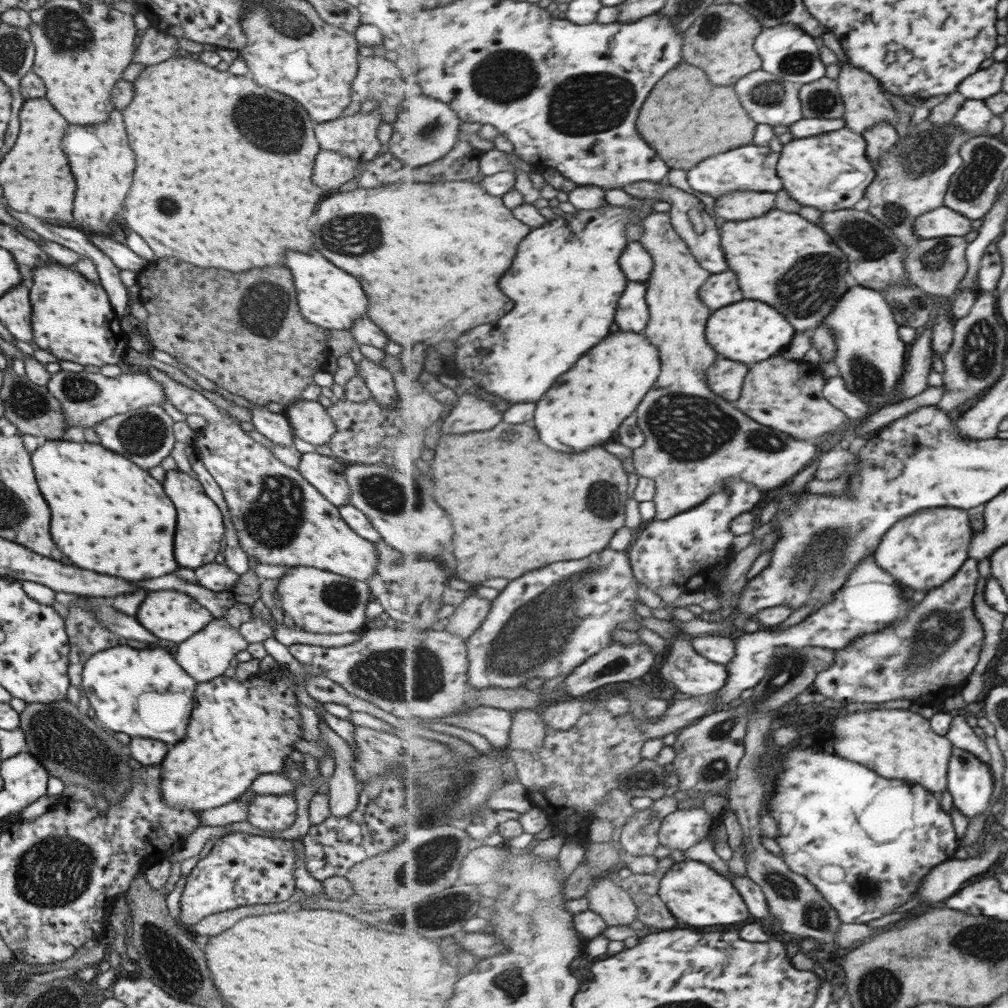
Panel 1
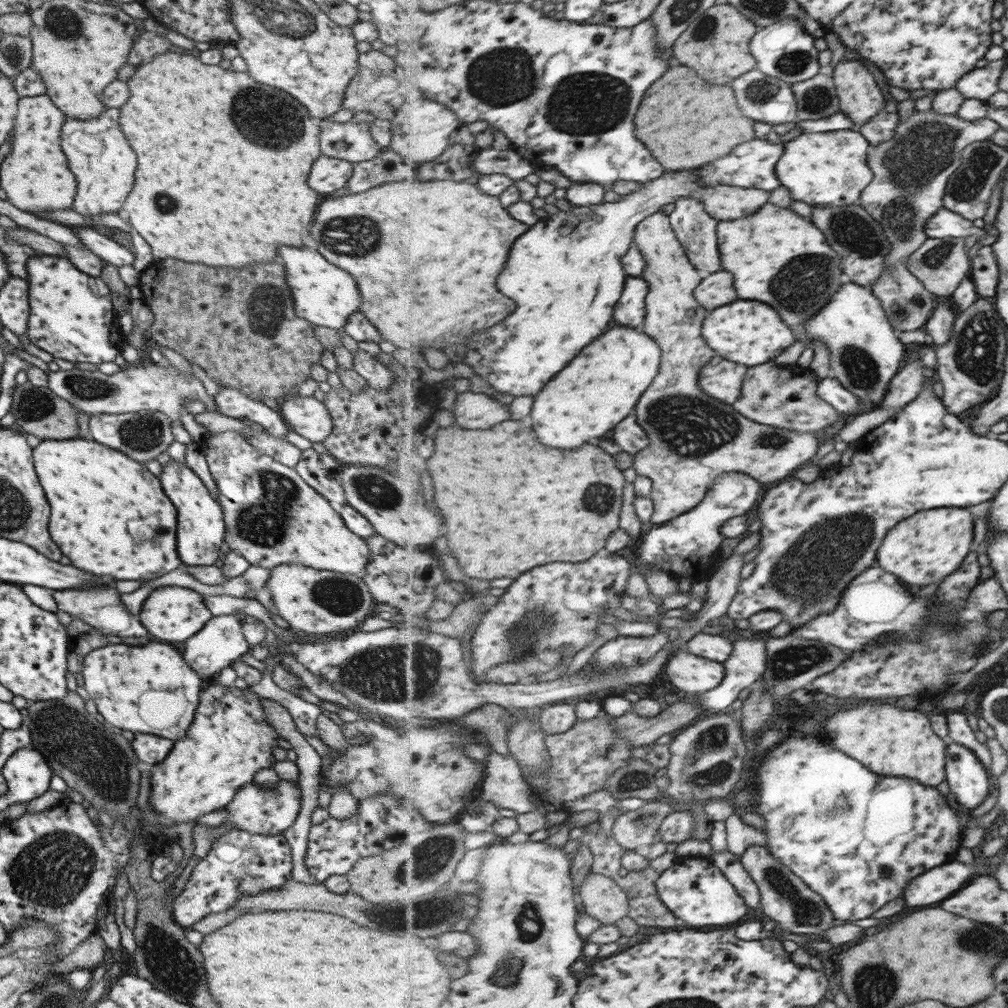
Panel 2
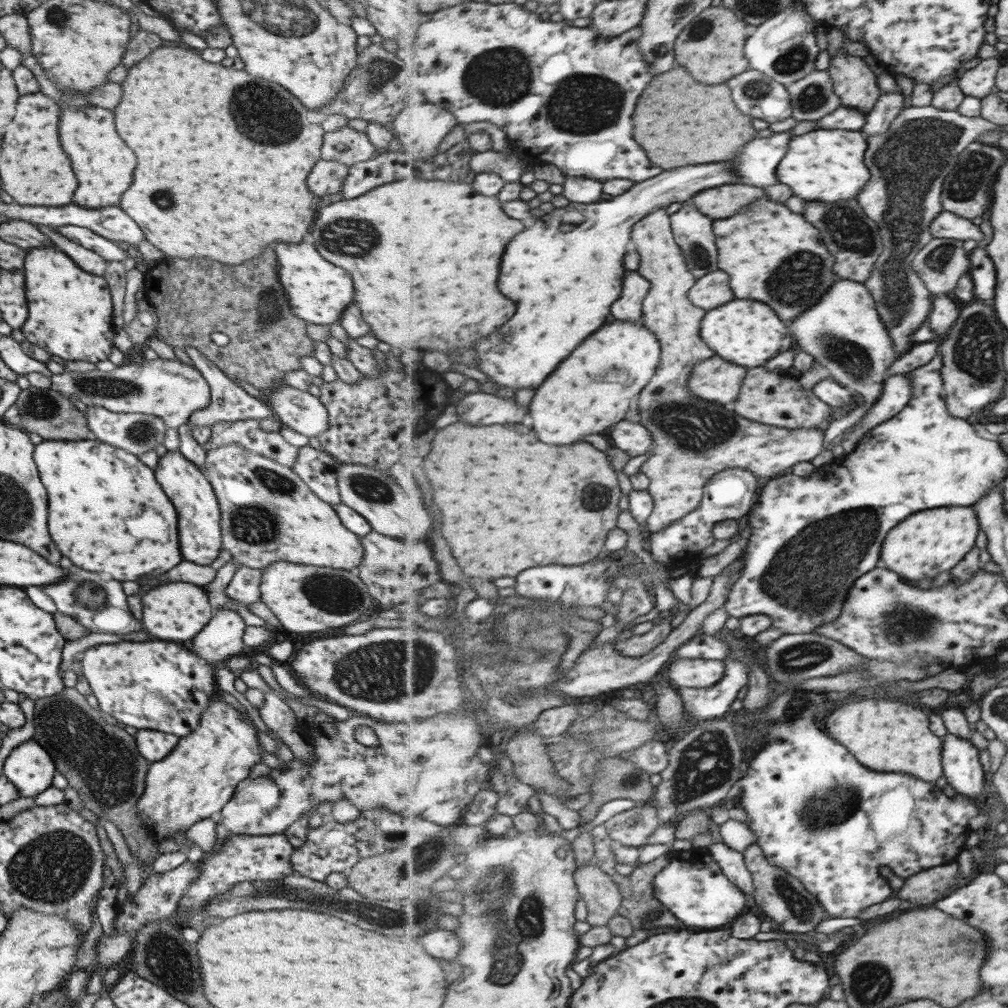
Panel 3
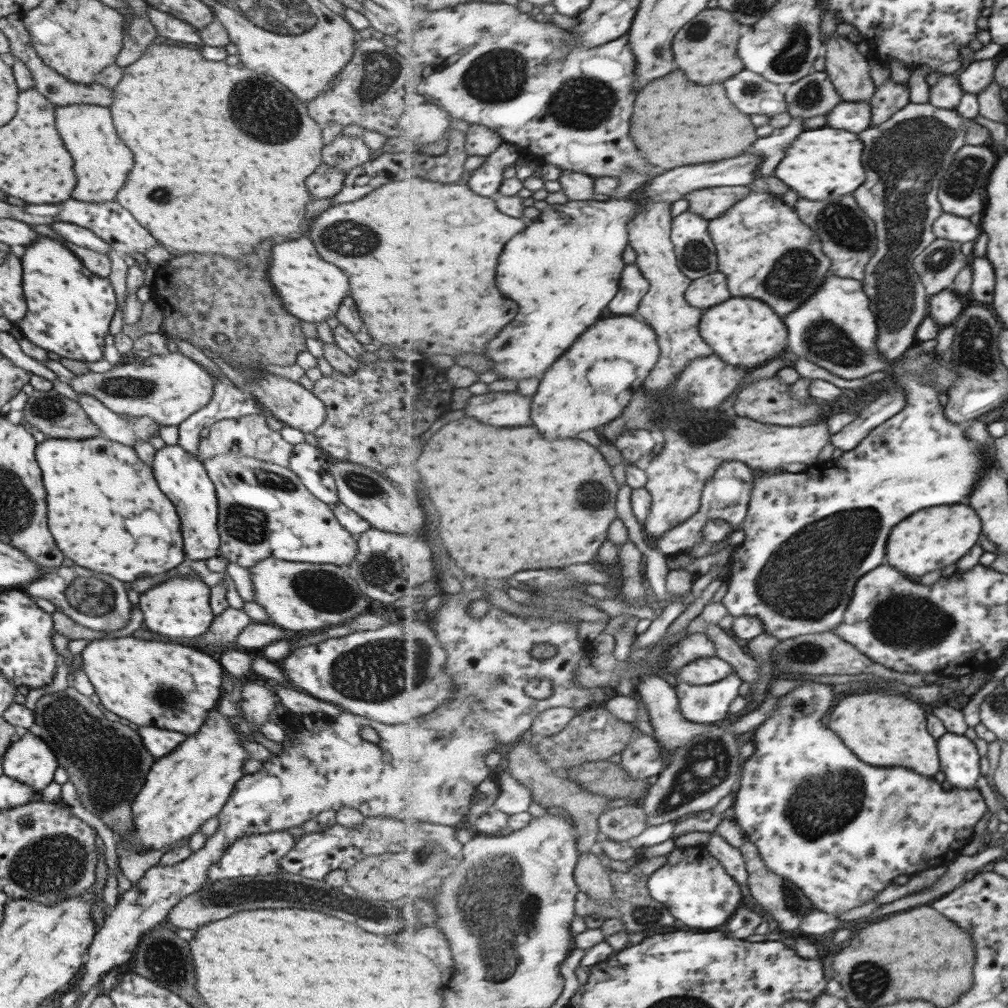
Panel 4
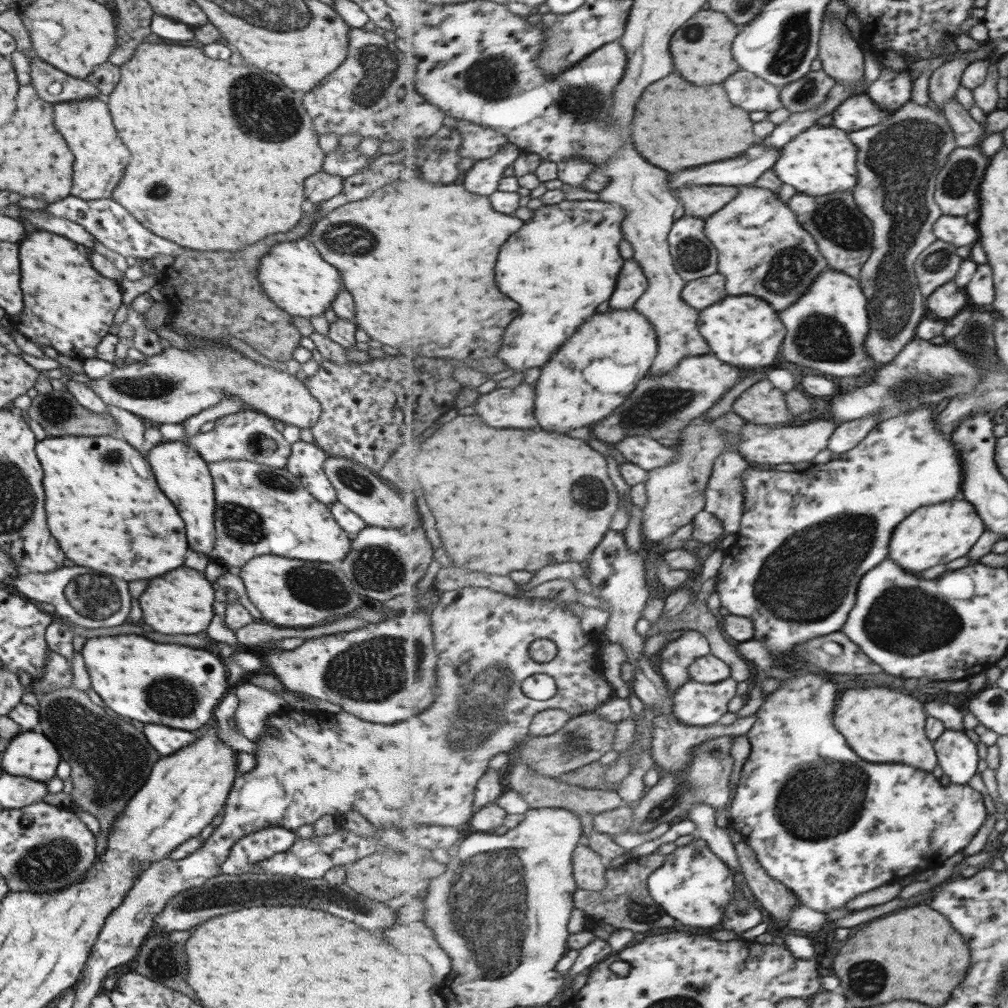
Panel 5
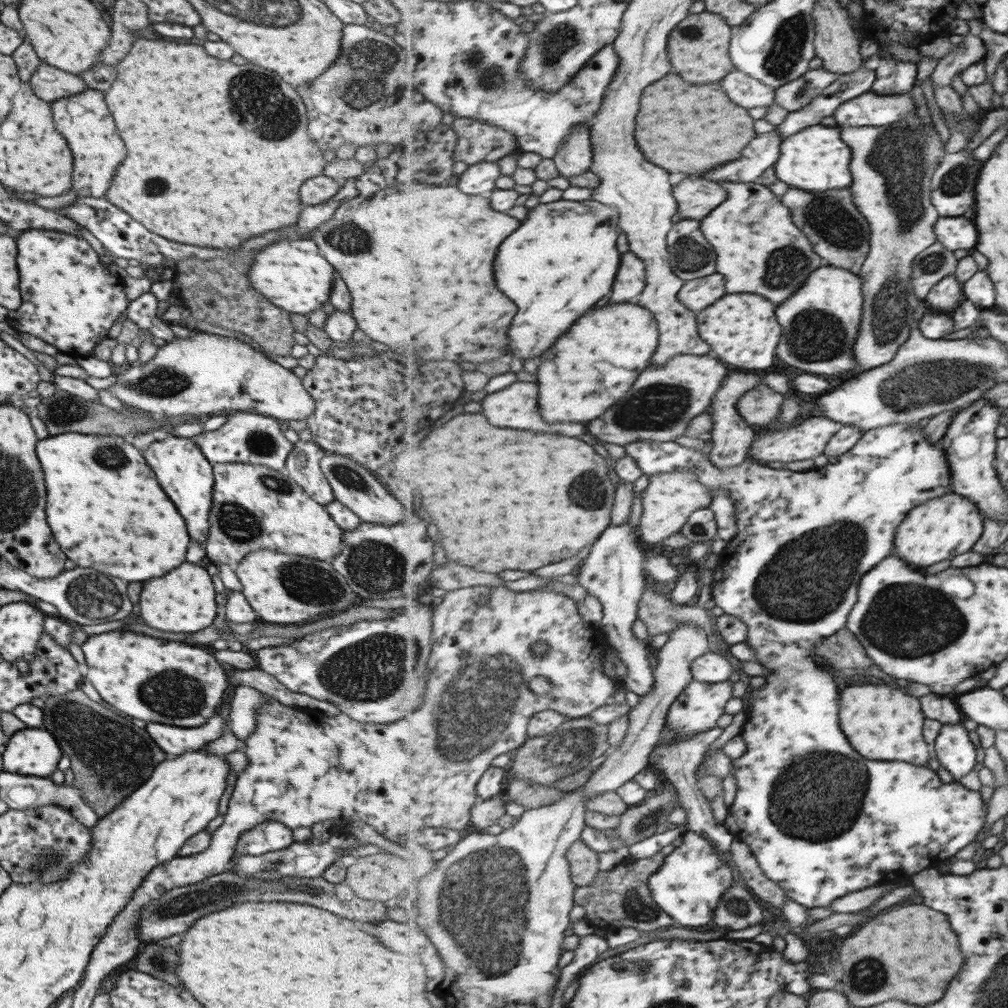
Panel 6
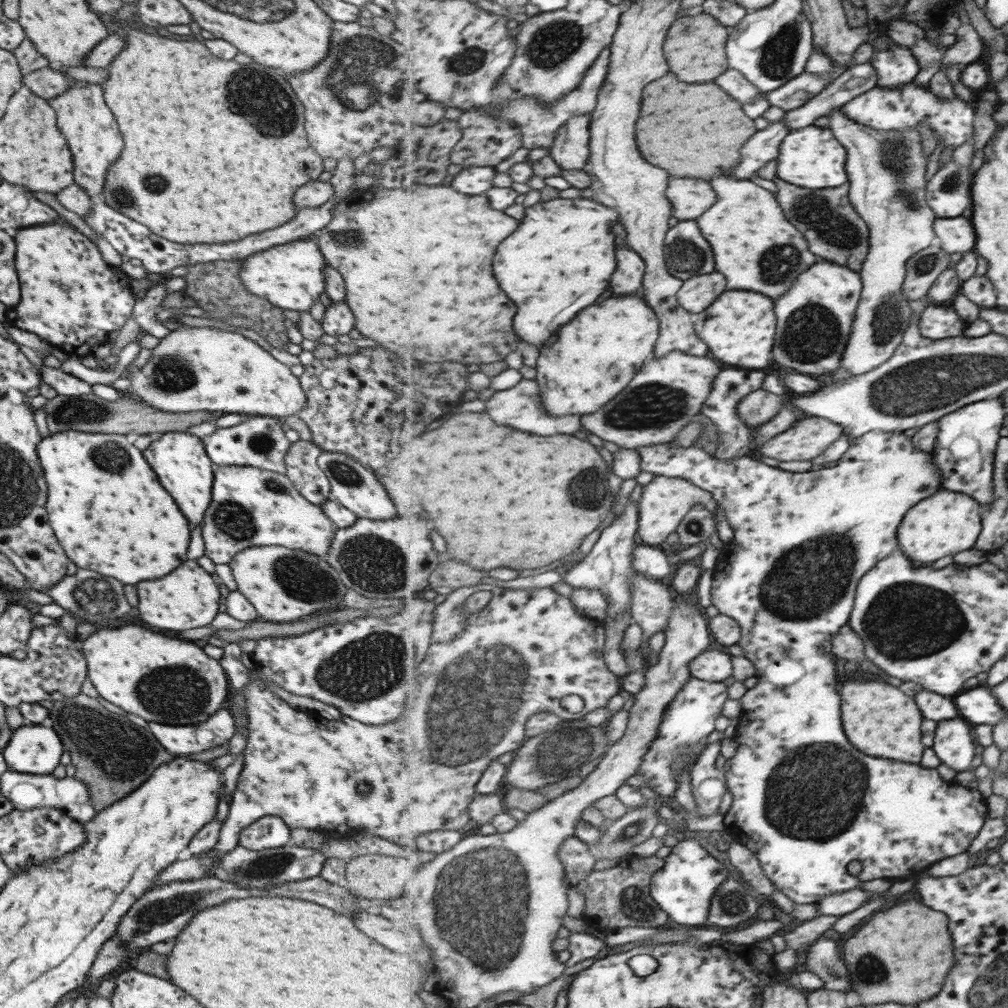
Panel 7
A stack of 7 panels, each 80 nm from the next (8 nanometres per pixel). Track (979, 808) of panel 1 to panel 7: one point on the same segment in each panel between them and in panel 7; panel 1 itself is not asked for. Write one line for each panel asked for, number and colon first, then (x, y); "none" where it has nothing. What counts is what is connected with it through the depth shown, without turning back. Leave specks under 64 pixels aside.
2: (968, 779)
3: (962, 769)
4: (959, 757)
5: (958, 757)
6: (953, 748)
7: (953, 745)

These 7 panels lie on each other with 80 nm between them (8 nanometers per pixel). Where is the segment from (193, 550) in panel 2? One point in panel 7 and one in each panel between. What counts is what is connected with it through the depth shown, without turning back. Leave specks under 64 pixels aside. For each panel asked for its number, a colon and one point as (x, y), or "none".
3: (198, 517)
4: (180, 476)
5: (182, 475)
6: (185, 475)
7: (179, 460)

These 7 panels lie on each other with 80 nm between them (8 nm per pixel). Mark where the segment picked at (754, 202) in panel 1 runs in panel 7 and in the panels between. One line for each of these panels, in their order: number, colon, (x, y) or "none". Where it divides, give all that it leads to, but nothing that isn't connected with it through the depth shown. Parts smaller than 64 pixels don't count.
2: (724, 202)
3: (724, 201)
4: (710, 204)
5: (700, 201)
6: (696, 198)
7: (691, 197)

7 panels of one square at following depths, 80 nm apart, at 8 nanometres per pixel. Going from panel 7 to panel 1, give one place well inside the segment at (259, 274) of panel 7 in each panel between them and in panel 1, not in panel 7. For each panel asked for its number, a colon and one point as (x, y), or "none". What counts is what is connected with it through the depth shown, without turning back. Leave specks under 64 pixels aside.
1: (327, 297)
2: (322, 294)
3: (317, 291)
4: (308, 288)
5: (292, 275)
6: (291, 274)

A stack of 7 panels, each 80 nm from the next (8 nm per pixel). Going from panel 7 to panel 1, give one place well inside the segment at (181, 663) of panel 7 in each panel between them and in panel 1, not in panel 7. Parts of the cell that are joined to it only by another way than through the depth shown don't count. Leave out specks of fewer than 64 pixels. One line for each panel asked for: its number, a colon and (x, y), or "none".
1: (144, 693)
2: (150, 689)
3: (160, 686)
4: (171, 686)
5: (177, 686)
6: (172, 683)

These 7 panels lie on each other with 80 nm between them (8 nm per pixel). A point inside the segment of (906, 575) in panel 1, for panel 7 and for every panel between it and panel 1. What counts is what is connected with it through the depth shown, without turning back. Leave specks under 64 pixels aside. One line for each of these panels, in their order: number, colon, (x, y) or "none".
2: (930, 546)
3: (934, 541)
4: (932, 539)
5: (934, 535)
6: (951, 525)
7: (948, 523)

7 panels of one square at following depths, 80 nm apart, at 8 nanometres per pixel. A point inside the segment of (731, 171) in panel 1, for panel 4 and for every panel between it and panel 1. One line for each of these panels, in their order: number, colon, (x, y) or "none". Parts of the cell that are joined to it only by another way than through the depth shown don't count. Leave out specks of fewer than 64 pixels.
2: (752, 165)
3: (757, 164)
4: (772, 147)

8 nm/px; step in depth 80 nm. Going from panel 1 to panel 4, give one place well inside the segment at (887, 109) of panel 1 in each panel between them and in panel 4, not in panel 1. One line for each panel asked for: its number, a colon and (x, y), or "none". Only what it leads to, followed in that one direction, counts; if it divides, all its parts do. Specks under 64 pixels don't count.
2: (861, 98)
3: (856, 84)
4: (848, 69)

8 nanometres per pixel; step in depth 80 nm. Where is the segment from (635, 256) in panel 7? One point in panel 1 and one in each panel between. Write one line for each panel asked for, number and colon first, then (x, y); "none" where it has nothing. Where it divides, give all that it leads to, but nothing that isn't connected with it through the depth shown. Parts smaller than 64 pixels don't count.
1: (634, 316)
2: (631, 311)
3: (630, 306)
4: (634, 286)
5: (634, 282)
6: (632, 281)

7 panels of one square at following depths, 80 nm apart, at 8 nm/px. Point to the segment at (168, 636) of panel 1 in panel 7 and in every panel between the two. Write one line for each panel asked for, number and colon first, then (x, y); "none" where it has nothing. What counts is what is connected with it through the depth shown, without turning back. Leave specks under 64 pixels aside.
2: (173, 614)
3: (177, 611)
4: (179, 607)
5: (181, 602)
6: (181, 601)
7: (186, 598)

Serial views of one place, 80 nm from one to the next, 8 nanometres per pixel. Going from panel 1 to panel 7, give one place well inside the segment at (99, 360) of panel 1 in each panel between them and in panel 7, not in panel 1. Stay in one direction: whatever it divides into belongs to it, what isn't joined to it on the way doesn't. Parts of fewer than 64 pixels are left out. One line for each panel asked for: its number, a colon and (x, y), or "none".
2: (70, 316)
3: (69, 315)
4: (68, 308)
5: (67, 305)
6: (69, 300)
7: (70, 297)

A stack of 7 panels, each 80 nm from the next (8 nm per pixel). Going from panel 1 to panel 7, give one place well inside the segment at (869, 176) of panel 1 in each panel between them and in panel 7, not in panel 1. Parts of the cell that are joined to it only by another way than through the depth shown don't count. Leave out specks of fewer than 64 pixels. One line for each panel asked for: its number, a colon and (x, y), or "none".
2: (830, 168)
3: (826, 165)
4: (823, 162)
5: (824, 160)
6: (816, 158)
7: (812, 157)

